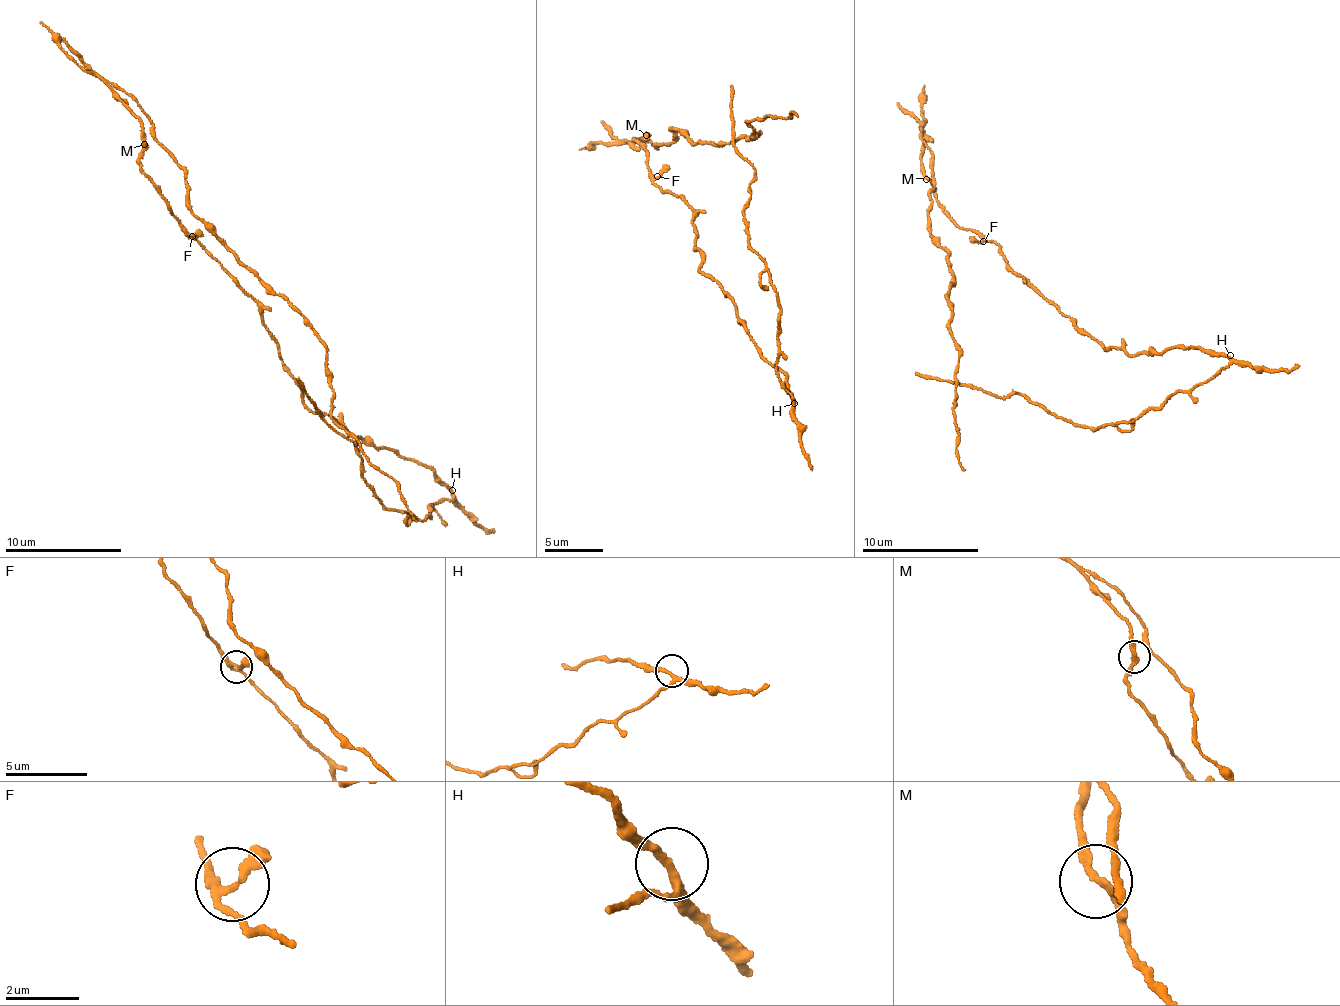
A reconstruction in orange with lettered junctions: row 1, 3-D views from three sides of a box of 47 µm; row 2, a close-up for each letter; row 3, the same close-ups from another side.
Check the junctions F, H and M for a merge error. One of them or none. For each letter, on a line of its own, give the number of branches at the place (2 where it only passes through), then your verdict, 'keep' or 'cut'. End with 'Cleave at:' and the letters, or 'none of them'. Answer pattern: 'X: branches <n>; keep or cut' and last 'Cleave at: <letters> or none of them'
F: branches 3; keep
H: branches 3; keep
M: branches 3; cut
Cleave at: M

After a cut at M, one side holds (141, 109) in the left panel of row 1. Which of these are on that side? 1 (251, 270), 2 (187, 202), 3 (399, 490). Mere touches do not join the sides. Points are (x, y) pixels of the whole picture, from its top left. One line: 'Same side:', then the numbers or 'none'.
Same side: 1, 2, 3

